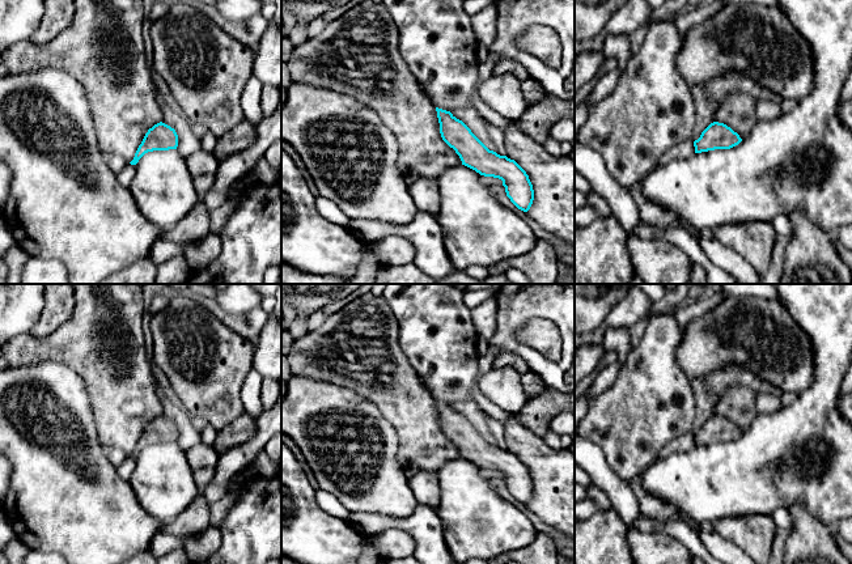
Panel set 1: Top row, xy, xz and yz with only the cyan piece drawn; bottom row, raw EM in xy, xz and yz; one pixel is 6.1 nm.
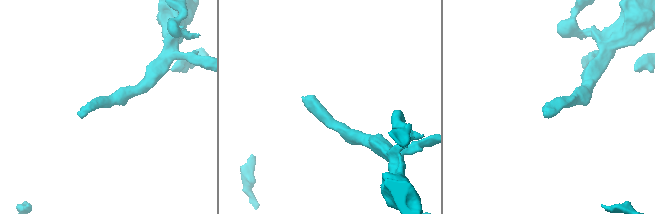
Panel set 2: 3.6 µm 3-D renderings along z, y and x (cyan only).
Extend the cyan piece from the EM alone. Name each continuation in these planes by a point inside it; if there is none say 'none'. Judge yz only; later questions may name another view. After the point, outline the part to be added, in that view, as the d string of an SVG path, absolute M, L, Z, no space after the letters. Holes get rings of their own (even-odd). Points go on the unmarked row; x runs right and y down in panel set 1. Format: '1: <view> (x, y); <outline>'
1: yz (737, 403); M733 385L716 398L713 412L730 420L743 433L756 416L755 398L750 387Z

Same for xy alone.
1: xy (104, 342); M71 284L75 289L75 309L72 317L52 334L37 338L20 334L3 348L1 355L10 366L26 366L42 361L63 364L85 381L96 419L99 444L107 450L120 449L130 457L149 421L162 414L162 404L157 395L157 383L147 357L143 315L143 288L139 284Z

